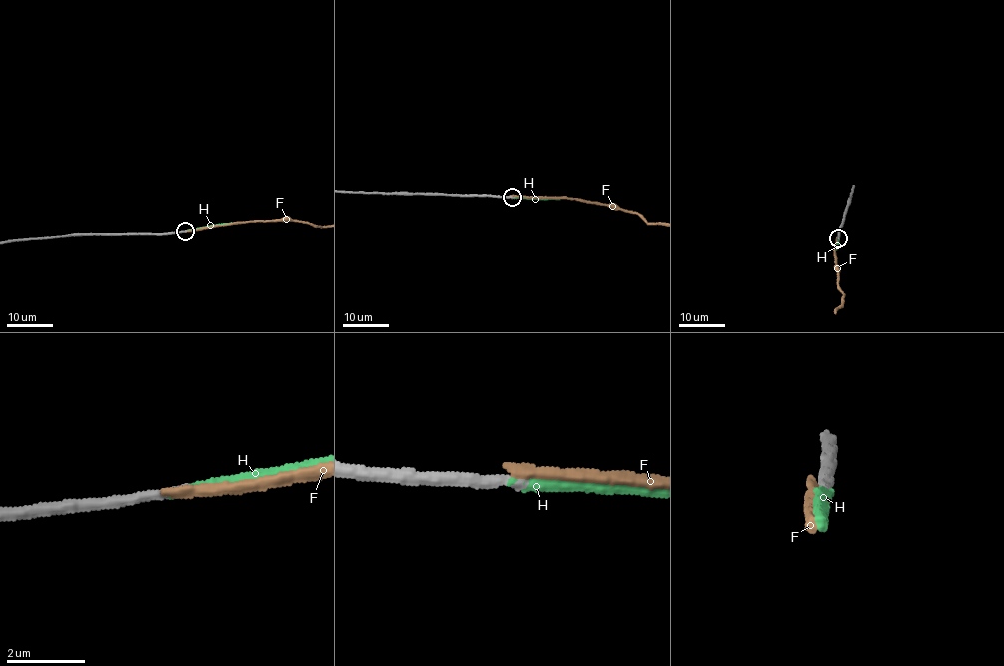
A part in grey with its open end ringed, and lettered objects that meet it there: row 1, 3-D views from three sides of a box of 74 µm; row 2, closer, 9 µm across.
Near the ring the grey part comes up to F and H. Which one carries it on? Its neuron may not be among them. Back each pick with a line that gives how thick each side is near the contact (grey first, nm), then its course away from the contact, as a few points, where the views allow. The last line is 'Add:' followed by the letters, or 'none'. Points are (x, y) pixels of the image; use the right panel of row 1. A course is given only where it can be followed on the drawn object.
H: 280 nm thick on the grey side, 280 nm on the other
Add: H

